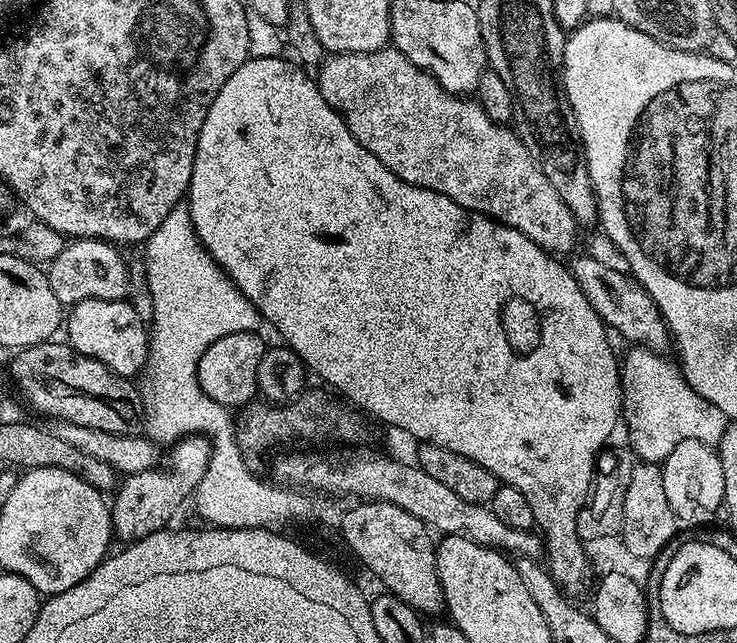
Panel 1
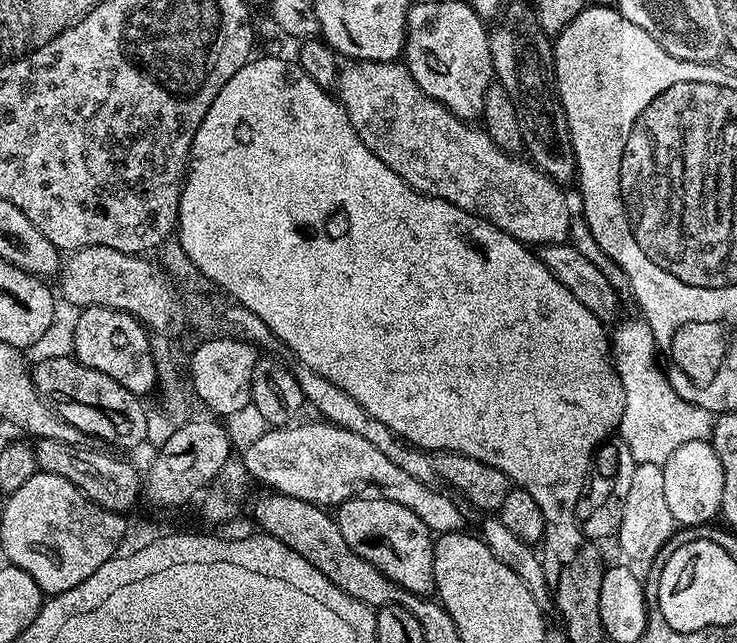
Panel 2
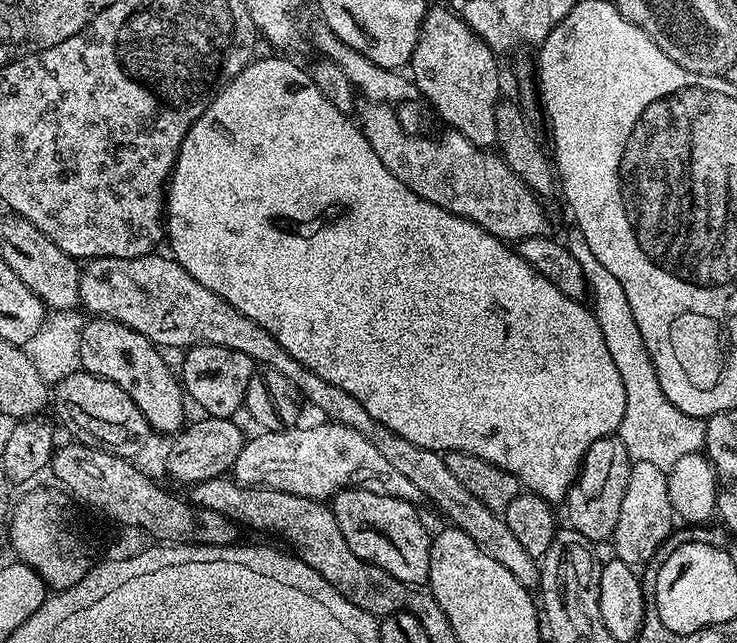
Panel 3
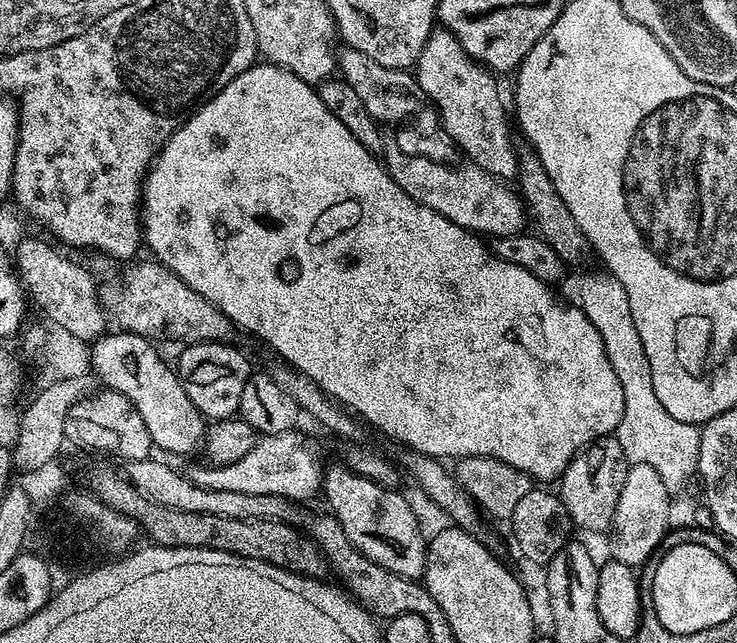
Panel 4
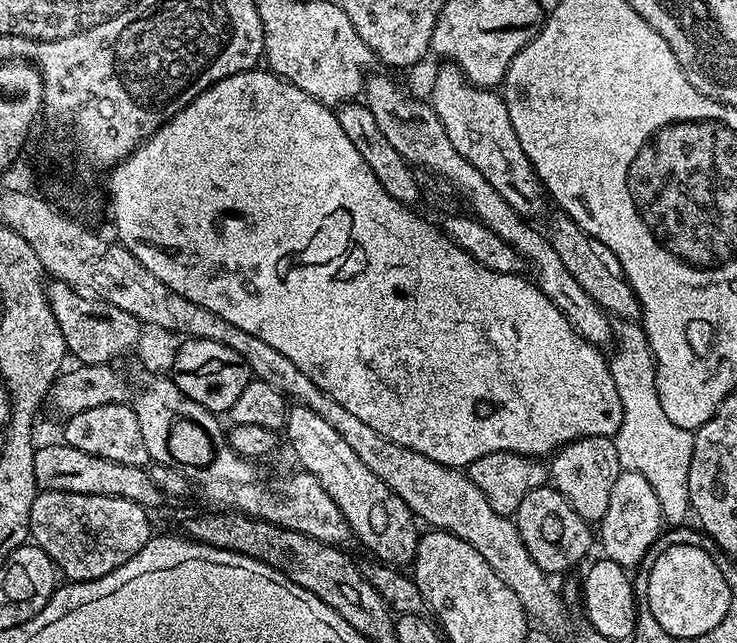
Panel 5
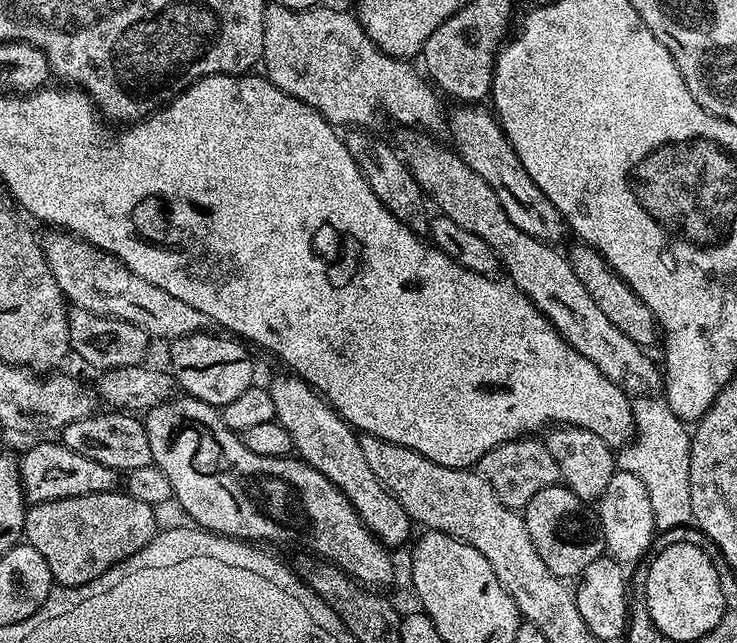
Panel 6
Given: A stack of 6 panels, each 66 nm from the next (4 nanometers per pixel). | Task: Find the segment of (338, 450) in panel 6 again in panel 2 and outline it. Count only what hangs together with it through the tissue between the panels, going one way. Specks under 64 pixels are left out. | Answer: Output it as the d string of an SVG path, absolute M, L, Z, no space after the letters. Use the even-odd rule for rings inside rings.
M353 498L346 503L339 505L334 512L338 530L342 530L342 538L354 554L362 558L371 560L374 567L384 576L400 582L403 581L404 572L424 572L431 573L434 566L432 557L432 545L434 543L434 533L431 528L414 514L414 510L406 510L406 506L398 506L398 502L393 500L382 500L379 498Z

